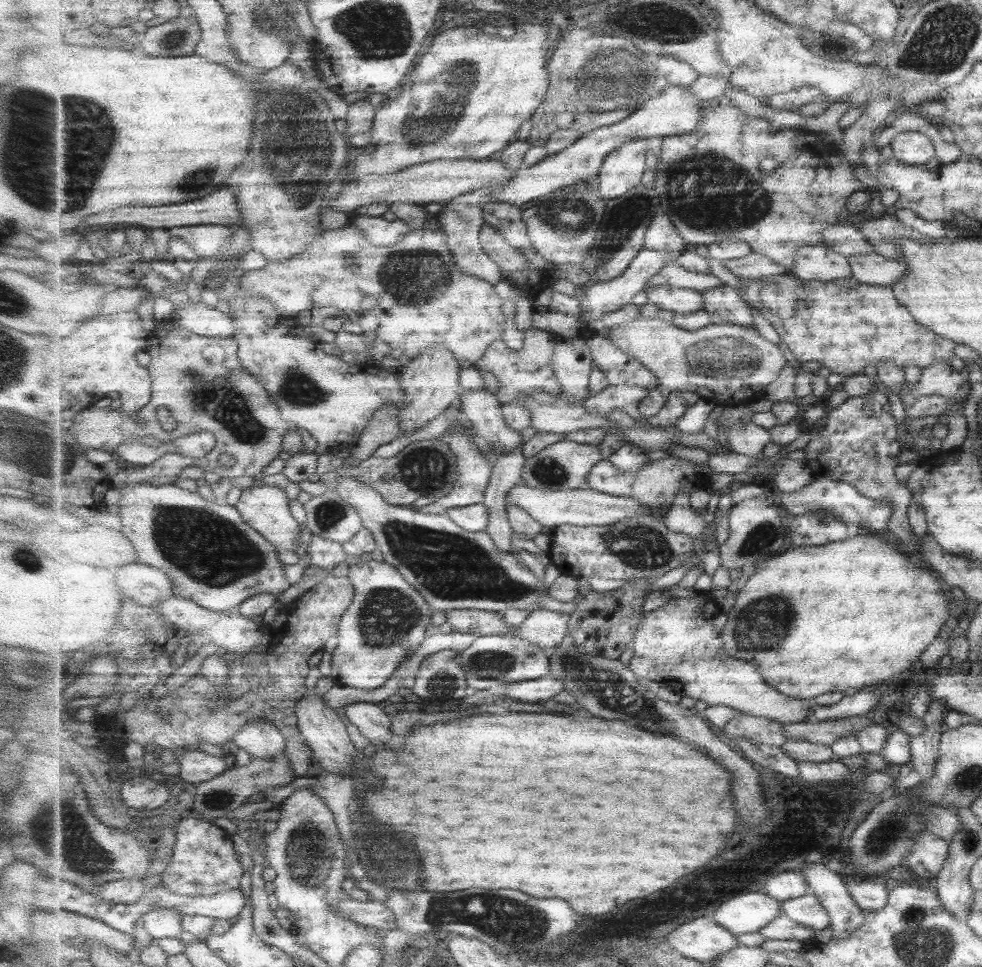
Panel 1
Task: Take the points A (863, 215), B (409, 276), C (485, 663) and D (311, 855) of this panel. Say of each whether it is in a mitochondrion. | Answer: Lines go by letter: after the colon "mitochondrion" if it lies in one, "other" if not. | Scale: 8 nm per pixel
A: other
B: mitochondrion
C: mitochondrion
D: mitochondrion

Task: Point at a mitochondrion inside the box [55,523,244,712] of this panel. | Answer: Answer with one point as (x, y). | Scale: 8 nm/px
(216, 703)

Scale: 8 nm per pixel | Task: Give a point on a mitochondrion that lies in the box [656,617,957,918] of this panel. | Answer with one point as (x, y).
(886, 837)

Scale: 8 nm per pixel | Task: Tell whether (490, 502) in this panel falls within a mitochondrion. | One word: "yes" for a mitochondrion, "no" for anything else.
no

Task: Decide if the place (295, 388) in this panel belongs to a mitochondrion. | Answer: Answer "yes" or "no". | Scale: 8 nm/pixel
yes

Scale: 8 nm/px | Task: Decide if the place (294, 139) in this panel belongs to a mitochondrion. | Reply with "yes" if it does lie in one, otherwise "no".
yes

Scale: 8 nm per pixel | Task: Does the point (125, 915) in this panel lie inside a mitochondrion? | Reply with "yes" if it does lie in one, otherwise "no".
no

